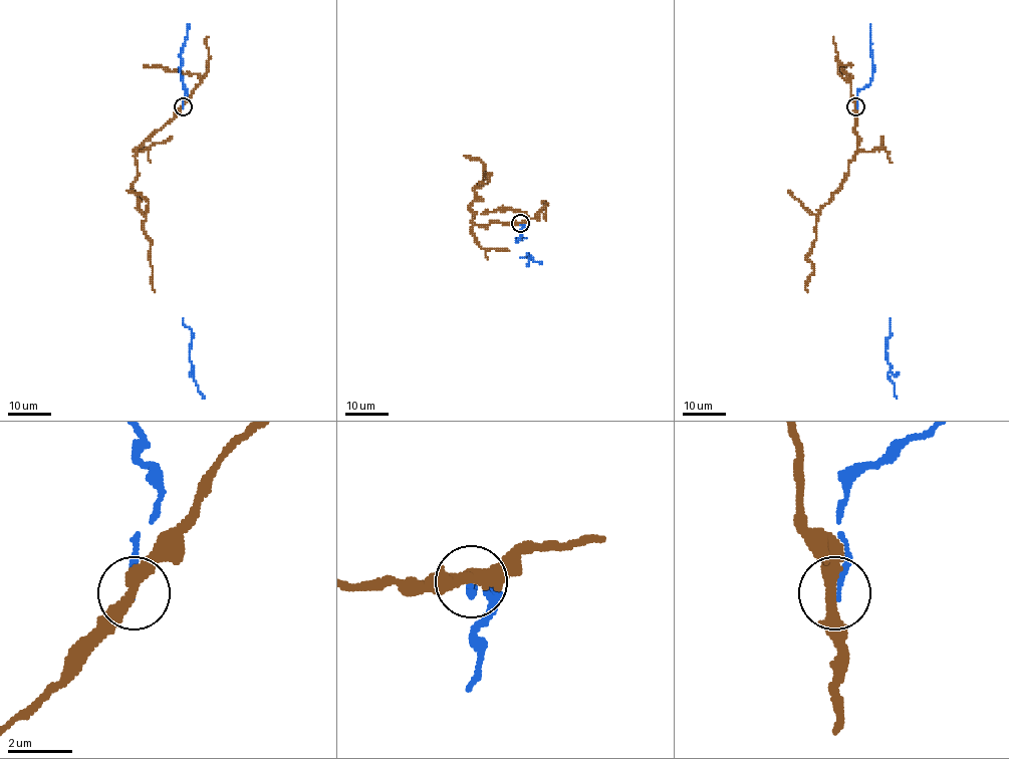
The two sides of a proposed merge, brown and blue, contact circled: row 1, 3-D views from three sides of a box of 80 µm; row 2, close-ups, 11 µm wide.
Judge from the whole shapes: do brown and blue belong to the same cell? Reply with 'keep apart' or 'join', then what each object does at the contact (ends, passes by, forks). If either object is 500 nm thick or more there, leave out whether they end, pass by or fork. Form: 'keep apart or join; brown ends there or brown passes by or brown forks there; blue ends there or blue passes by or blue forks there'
keep apart; brown passes by; blue ends there

